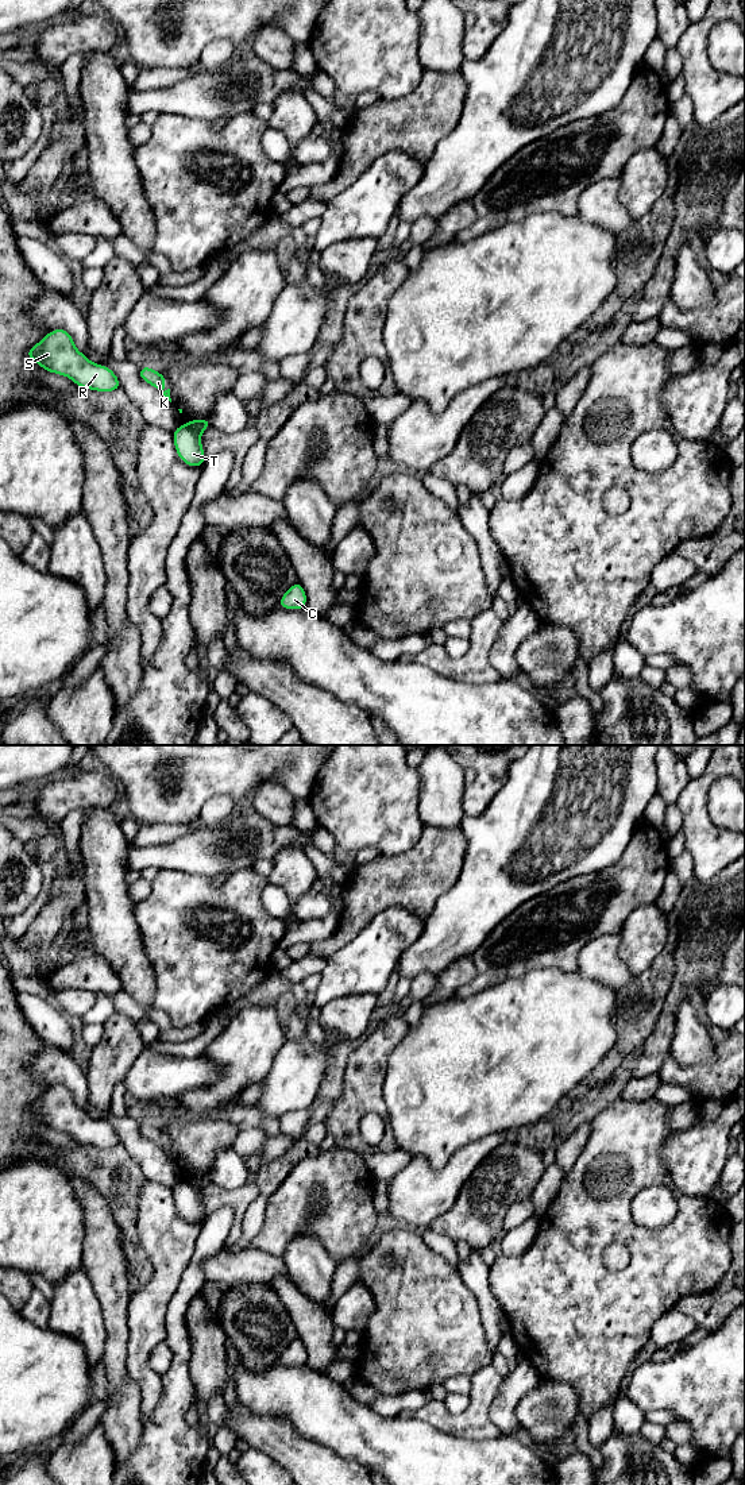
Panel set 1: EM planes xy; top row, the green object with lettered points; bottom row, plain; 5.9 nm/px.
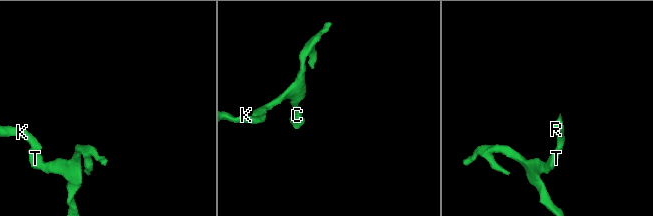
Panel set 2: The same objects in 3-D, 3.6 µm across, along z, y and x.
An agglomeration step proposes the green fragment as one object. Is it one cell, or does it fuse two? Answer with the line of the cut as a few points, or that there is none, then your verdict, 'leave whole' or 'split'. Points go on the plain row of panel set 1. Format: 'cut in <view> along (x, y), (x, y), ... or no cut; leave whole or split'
cut in xy along (185, 1180), (200, 1190); split

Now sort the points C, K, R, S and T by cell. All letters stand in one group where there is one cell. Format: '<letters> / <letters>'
C T / K R S

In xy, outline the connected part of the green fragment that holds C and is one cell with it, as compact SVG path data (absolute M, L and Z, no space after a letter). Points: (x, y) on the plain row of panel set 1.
M296 1338L279 1355L282 1365L300 1366L306 1364L306 1349L300 1338Z

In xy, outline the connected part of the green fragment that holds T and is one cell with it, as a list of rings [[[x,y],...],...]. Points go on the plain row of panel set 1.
[[[181,1180],[173,1189],[178,1214],[190,1223],[200,1223],[205,1218],[201,1189]]]

